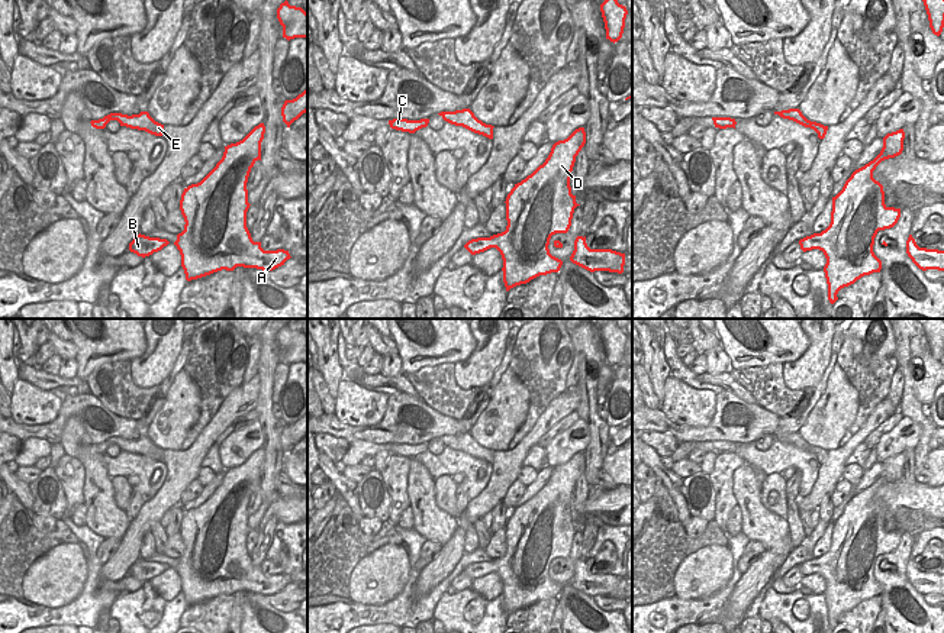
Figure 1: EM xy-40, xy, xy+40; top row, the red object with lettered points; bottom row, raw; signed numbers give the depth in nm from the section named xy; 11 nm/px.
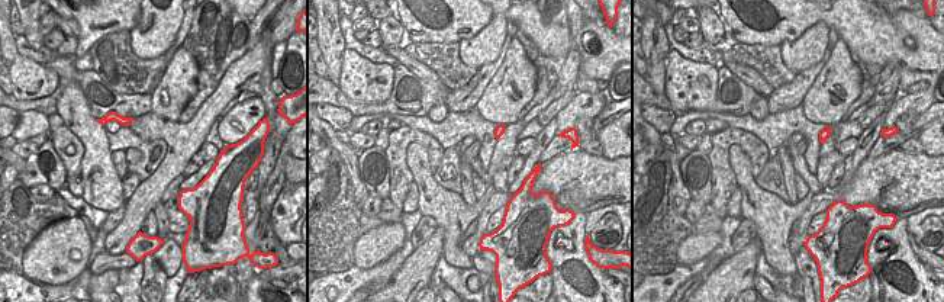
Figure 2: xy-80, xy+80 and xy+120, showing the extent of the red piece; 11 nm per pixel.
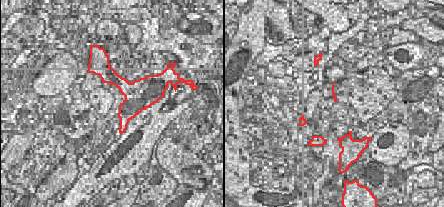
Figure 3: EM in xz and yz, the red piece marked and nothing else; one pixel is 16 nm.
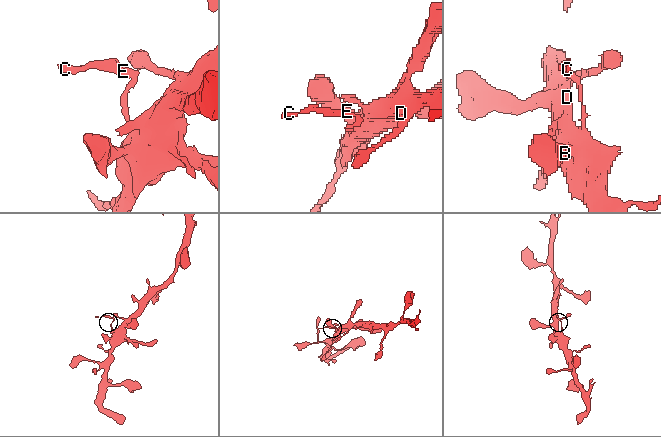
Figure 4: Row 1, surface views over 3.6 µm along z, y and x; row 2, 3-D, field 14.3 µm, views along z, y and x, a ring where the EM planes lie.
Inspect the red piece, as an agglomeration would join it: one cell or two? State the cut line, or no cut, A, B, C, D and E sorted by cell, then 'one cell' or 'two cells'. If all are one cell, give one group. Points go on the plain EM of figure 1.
cut none; groups A B C D E; one cell

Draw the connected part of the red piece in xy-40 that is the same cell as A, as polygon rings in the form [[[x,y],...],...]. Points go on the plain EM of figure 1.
[[[260,448],[242,465],[225,471],[222,484],[197,508],[184,513],[180,535],[184,542],[184,555],[177,559],[174,569],[181,579],[181,591],[186,604],[197,604],[213,597],[236,591],[273,595],[287,584],[289,575],[264,575],[261,566],[254,566],[247,552],[247,536],[249,533],[247,507],[254,488],[261,485],[261,466],[265,450]]]

